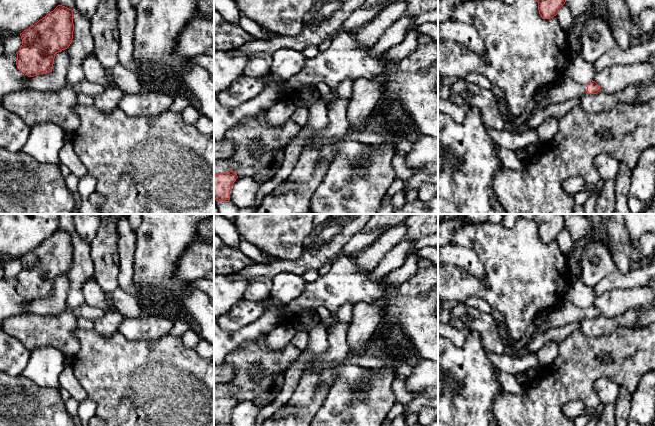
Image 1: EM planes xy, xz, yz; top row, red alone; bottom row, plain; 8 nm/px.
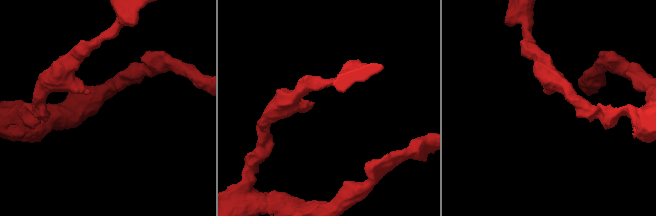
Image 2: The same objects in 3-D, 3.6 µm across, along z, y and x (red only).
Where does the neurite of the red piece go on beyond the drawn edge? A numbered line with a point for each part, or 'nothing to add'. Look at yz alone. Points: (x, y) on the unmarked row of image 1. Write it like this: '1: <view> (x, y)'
1: yz (564, 312)

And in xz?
nothing to add

